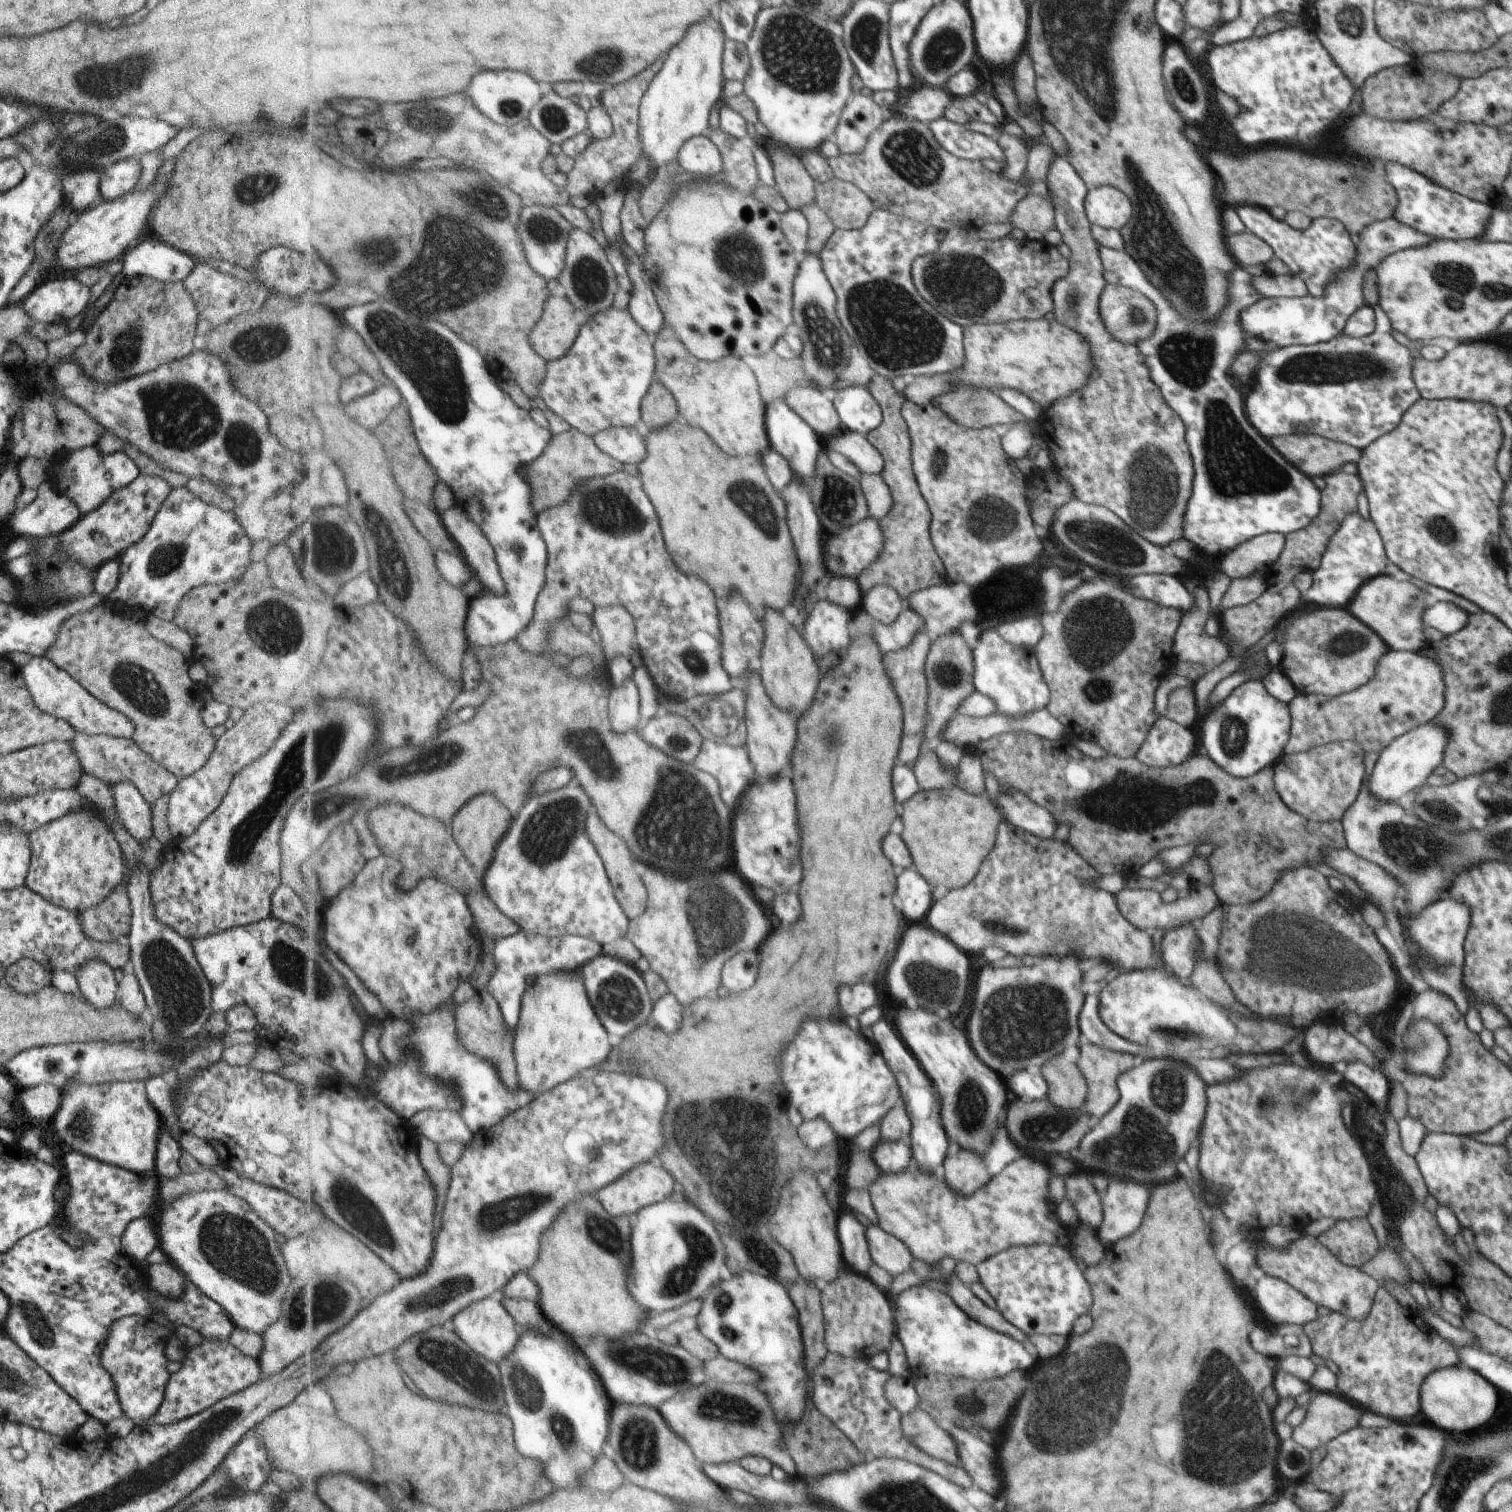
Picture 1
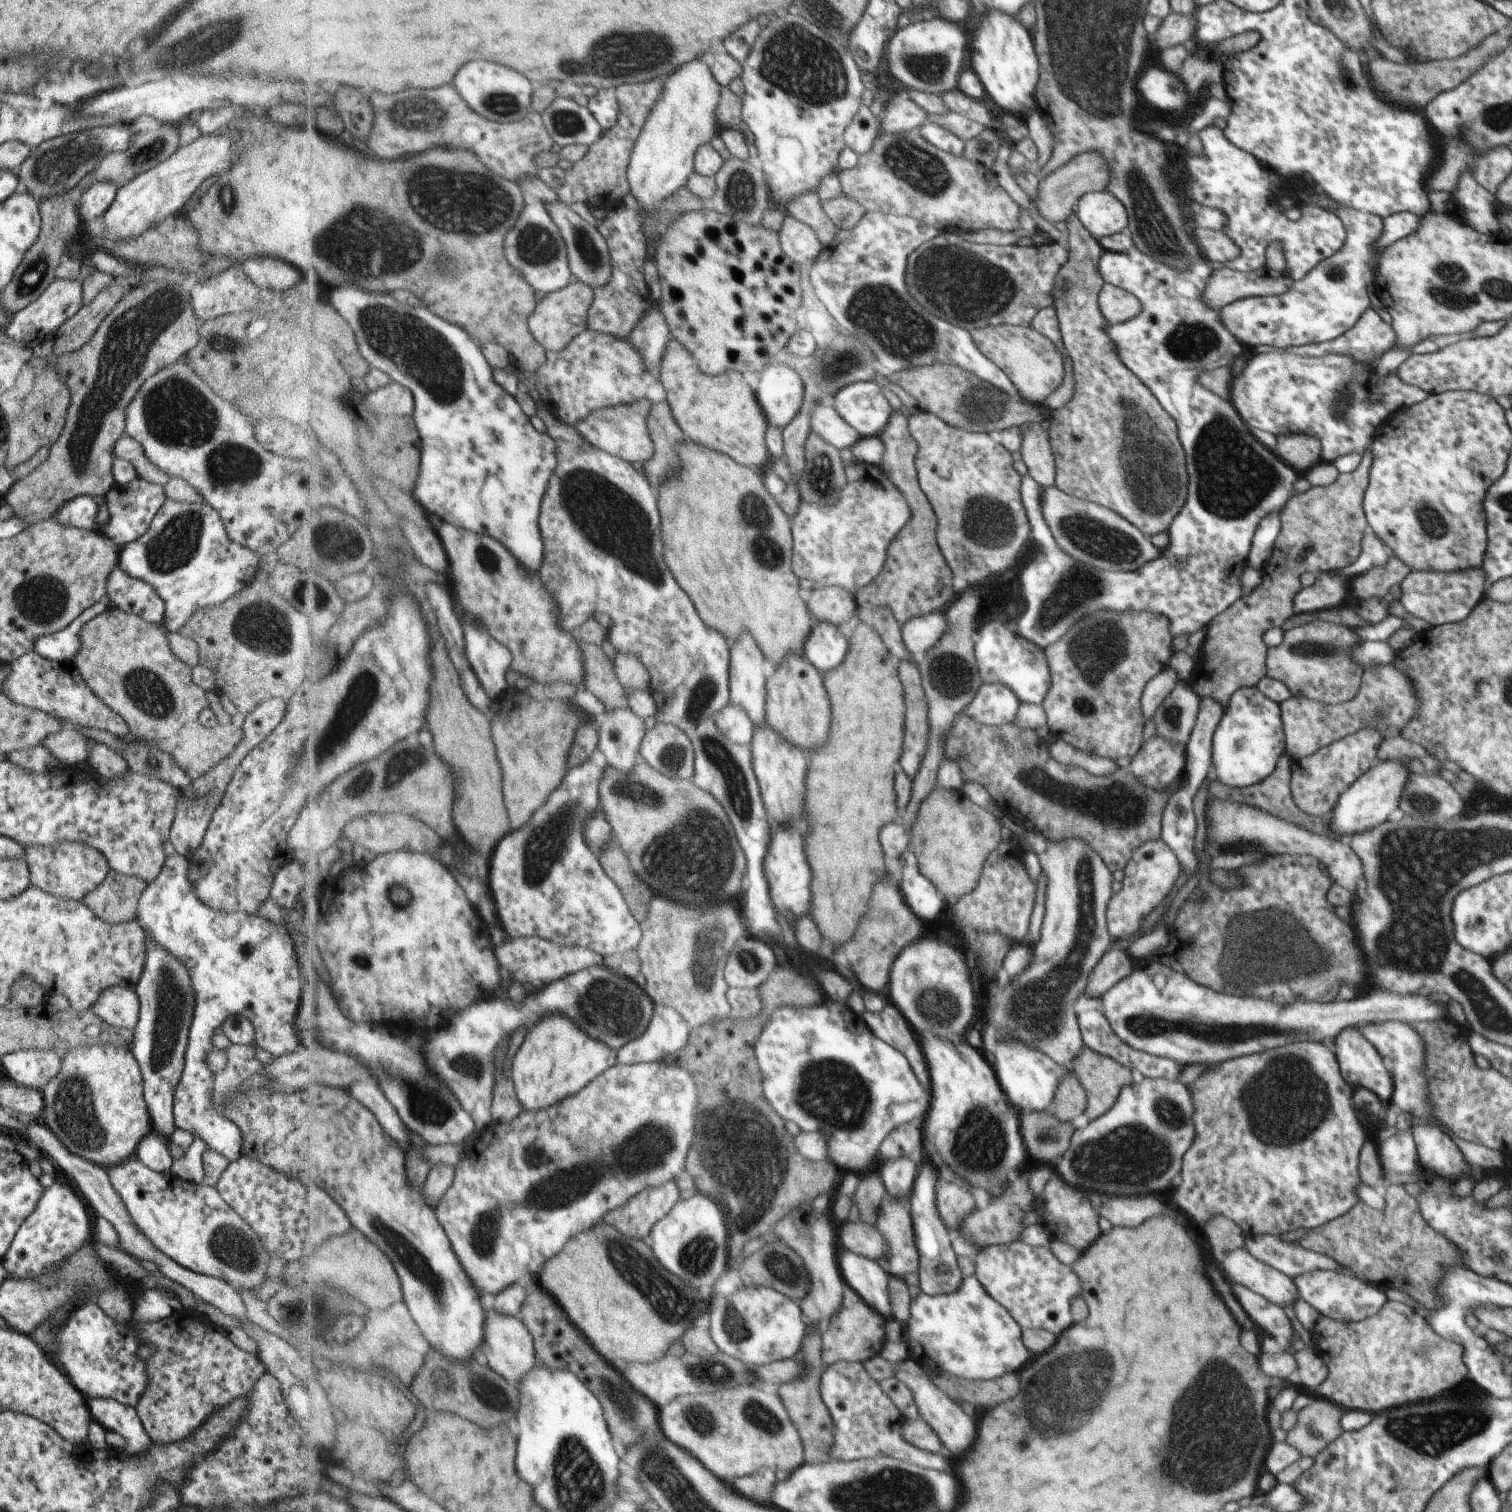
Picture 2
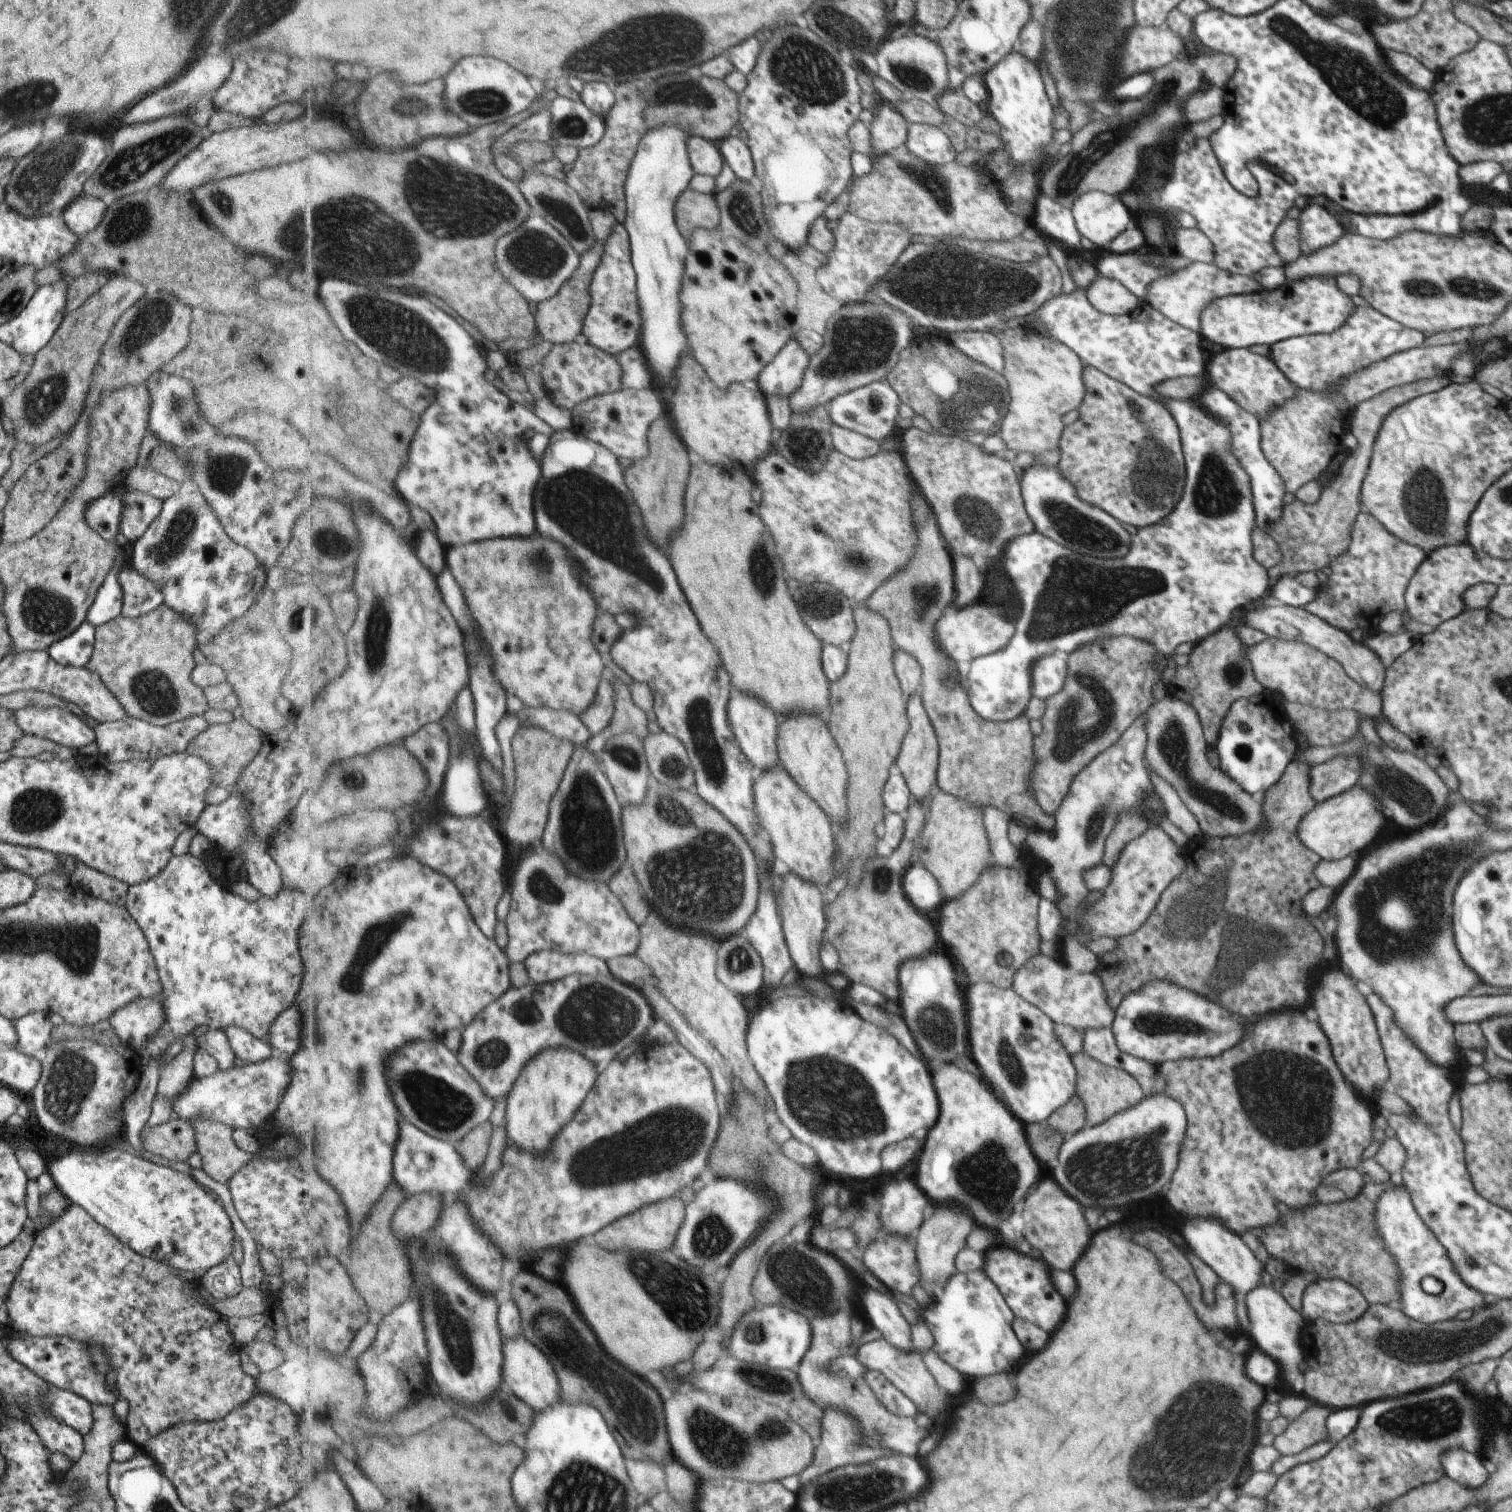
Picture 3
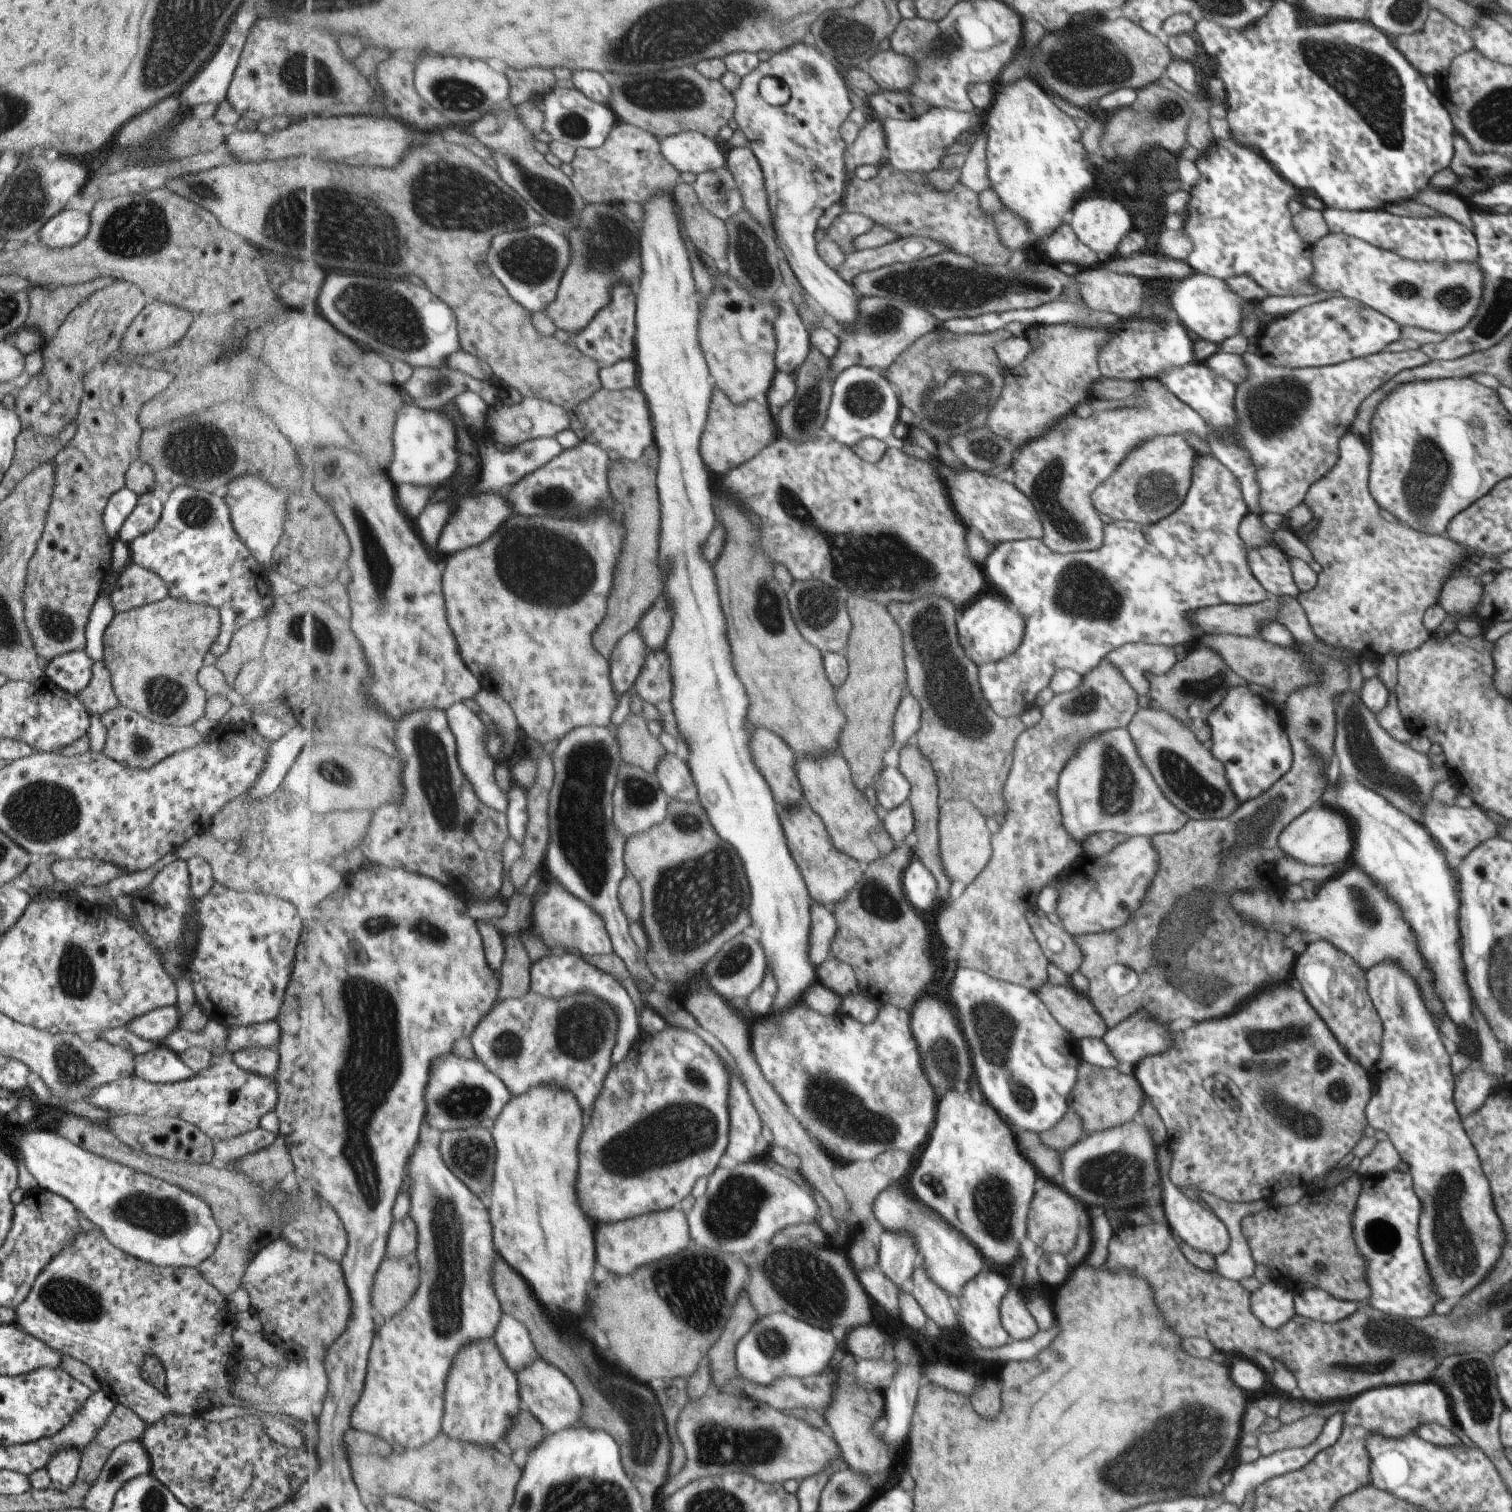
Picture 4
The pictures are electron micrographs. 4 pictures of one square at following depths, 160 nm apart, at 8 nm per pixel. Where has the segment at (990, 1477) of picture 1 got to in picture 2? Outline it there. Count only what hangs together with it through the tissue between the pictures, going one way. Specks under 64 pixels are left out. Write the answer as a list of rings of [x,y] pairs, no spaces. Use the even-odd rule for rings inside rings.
[[[911,1356],[909,1360],[897,1362],[898,1373],[895,1377],[899,1377],[904,1383],[907,1383],[914,1392],[921,1418],[933,1427],[933,1430],[940,1436],[943,1444],[951,1450],[951,1454],[955,1456],[963,1456],[971,1442],[975,1440],[975,1424],[969,1418],[969,1414],[963,1412],[961,1405],[958,1405],[945,1391],[942,1391],[933,1381],[929,1380],[929,1376],[919,1367],[919,1359]]]

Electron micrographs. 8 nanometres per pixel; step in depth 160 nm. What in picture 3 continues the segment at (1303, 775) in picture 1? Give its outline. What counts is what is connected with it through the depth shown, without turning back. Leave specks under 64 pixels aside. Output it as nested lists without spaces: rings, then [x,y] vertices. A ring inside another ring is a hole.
[[[1338,754],[1311,766],[1311,796],[1315,804],[1357,784],[1362,769],[1360,758],[1352,754]]]

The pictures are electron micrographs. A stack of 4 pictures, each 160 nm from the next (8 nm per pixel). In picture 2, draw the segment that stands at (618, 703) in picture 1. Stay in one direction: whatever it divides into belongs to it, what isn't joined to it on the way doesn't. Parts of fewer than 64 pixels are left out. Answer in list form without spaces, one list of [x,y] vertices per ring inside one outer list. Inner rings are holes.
[[[629,707],[607,712],[600,725],[598,744],[607,764],[630,774],[641,759],[640,750],[646,730],[645,719]]]

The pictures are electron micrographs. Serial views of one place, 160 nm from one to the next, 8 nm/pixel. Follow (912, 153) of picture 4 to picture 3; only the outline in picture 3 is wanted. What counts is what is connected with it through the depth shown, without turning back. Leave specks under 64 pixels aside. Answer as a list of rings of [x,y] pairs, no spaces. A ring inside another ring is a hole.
[[[911,123],[908,130],[908,149],[929,164],[944,165],[957,158],[957,150],[943,130],[929,124]]]

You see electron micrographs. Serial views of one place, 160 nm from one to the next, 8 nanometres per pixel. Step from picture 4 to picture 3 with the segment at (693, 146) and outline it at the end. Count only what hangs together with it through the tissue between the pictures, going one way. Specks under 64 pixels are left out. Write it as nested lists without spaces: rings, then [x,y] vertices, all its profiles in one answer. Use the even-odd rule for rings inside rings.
[[[691,136],[688,147],[690,150],[690,159],[696,174],[711,175],[714,177],[721,174],[721,170],[723,170],[726,162],[720,149],[715,150],[715,144],[713,144],[711,139]]]

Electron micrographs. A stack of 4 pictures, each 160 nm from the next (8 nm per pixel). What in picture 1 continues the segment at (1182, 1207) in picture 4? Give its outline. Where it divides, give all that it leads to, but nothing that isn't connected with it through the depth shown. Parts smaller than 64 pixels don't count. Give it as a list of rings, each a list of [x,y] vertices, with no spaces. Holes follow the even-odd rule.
[[[1263,1274],[1257,1279],[1257,1285],[1253,1287],[1251,1296],[1257,1301],[1257,1307],[1266,1316],[1266,1319],[1275,1325],[1297,1324],[1297,1326],[1303,1327],[1318,1318],[1317,1307],[1312,1301],[1309,1301],[1303,1293],[1297,1292],[1287,1281],[1279,1280],[1269,1274]]]

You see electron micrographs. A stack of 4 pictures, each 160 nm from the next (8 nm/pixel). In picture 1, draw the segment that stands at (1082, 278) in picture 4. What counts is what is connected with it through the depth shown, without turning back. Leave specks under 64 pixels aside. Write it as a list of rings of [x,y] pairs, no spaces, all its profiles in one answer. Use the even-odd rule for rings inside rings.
[[[1105,284],[1099,312],[1108,332],[1123,344],[1135,345],[1135,340],[1147,340],[1156,328],[1153,304],[1131,288]]]

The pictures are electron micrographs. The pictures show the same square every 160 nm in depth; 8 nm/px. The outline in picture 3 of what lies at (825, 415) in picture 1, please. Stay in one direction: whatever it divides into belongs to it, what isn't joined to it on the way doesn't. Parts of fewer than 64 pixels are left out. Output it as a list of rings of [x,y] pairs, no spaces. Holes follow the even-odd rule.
[[[837,423],[831,428],[835,450],[845,453],[852,459],[864,459],[877,455],[882,447],[882,441],[878,441],[861,433],[843,428]]]

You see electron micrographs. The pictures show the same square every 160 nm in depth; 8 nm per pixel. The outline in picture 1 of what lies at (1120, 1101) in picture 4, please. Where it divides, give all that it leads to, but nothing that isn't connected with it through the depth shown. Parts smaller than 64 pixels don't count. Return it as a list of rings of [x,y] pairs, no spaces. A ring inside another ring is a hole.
[[[1086,1040],[1078,1050],[1077,1069],[1083,1074],[1088,1088],[1083,1112],[1091,1117],[1093,1121],[1096,1121],[1101,1119],[1101,1116],[1104,1116],[1118,1102],[1120,1092],[1117,1089],[1116,1080],[1125,1072],[1137,1067],[1137,1056],[1129,1056],[1129,1054],[1099,1048],[1099,1046],[1088,1043]]]

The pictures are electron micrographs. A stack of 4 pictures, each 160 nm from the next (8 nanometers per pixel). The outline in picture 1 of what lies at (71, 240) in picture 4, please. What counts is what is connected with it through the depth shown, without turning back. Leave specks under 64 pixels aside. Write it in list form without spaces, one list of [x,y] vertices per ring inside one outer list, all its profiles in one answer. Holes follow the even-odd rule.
[[[125,158],[99,174],[99,201],[109,201],[130,192],[139,180],[140,164],[135,158]]]

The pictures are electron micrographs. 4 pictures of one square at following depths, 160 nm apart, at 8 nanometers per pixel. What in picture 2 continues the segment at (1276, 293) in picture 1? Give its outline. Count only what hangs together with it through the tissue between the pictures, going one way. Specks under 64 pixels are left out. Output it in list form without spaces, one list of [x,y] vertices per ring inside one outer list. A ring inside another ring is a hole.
[[[1265,265],[1253,272],[1226,268],[1214,270],[1202,292],[1202,299],[1213,308],[1249,297],[1262,297],[1288,292],[1295,281],[1285,273],[1269,270]]]

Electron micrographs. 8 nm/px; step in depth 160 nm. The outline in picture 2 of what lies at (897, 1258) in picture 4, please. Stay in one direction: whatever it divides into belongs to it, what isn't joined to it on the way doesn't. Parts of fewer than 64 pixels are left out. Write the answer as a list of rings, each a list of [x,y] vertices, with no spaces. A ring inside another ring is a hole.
[[[909,1158],[901,1160],[887,1160],[883,1168],[878,1168],[881,1172],[883,1182],[887,1190],[893,1196],[907,1196],[913,1190],[915,1178],[917,1178],[917,1166]]]

